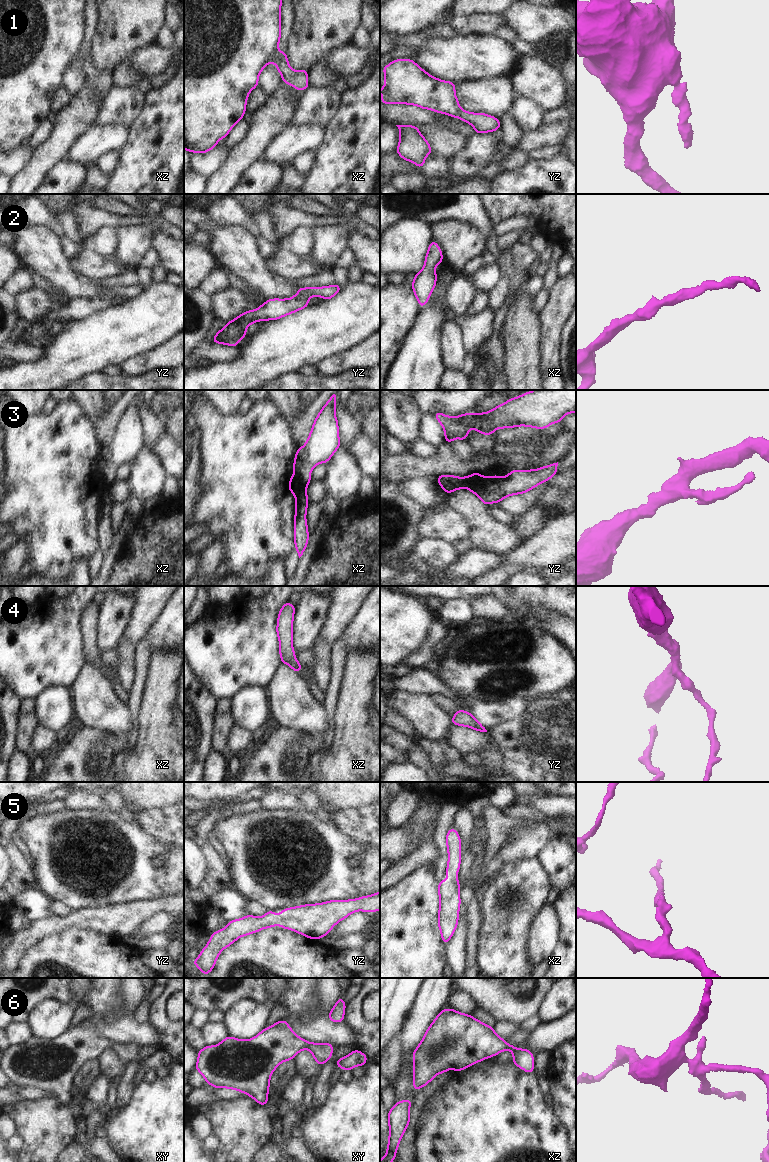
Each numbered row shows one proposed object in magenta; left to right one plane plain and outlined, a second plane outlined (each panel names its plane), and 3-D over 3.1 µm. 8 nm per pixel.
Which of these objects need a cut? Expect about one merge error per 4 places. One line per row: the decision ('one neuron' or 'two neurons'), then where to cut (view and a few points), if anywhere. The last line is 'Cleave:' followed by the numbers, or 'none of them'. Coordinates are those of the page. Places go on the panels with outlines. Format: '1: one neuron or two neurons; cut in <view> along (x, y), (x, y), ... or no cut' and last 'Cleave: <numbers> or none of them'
1: one neuron; no cut
2: one neuron; no cut
3: two neurons; cut in xz along (294, 474), (308, 482)
4: one neuron; no cut
5: one neuron; no cut
6: one neuron; no cut
Cleave: 3

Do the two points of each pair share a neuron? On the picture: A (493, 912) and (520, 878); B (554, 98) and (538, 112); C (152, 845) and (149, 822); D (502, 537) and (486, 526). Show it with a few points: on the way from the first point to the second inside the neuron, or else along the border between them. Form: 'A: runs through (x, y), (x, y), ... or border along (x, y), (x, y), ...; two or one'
A: runs through (495, 902), (495, 897), (507, 884), (510, 884); one
B: border along (522, 96), (531, 98), (545, 111); two
C: border along (138, 824), (164, 846), (172, 847); two
D: runs through (498, 537), (490, 530); one

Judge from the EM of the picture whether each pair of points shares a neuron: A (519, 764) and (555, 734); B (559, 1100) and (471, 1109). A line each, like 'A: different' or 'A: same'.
A: same
B: different

